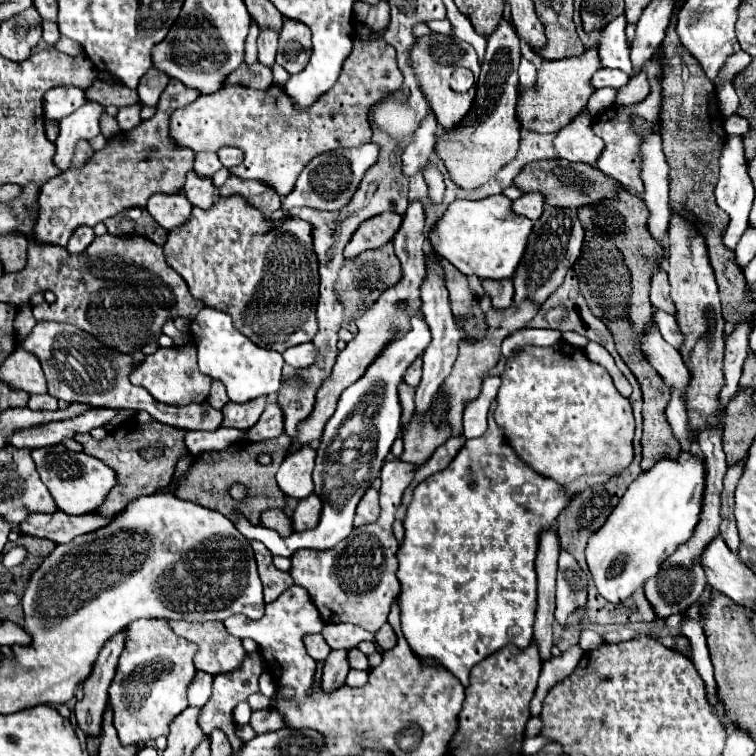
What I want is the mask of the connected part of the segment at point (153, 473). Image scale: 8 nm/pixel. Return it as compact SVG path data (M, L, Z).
M152 417L148 423L134 421L130 427L118 427L100 441L92 439L88 433L76 433L74 439L82 443L84 451L110 465L118 475L116 487L108 493L98 513L116 515L136 497L152 495L158 487L166 487L174 477L176 463L188 453L188 447L184 445L184 433L188 433L188 429L172 429L172 425L164 425Z

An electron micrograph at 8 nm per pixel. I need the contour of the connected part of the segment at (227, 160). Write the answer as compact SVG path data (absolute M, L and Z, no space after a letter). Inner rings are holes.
M222 147L218 151L218 157L224 167L236 167L236 165L240 165L240 161L244 161L244 153L236 147Z

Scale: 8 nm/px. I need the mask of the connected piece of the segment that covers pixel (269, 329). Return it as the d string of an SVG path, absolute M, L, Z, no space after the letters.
M220 197L212 209L192 209L192 219L172 229L164 245L168 265L176 269L188 283L192 297L200 299L204 307L230 313L234 325L256 345L286 351L292 345L308 343L314 339L316 325L316 301L318 301L318 261L312 249L312 225L300 217L292 217L284 211L278 217L266 217L254 205L248 205L244 197Z

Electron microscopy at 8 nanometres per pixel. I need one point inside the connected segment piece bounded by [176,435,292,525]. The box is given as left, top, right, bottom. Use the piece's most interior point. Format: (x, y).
(208, 482)

